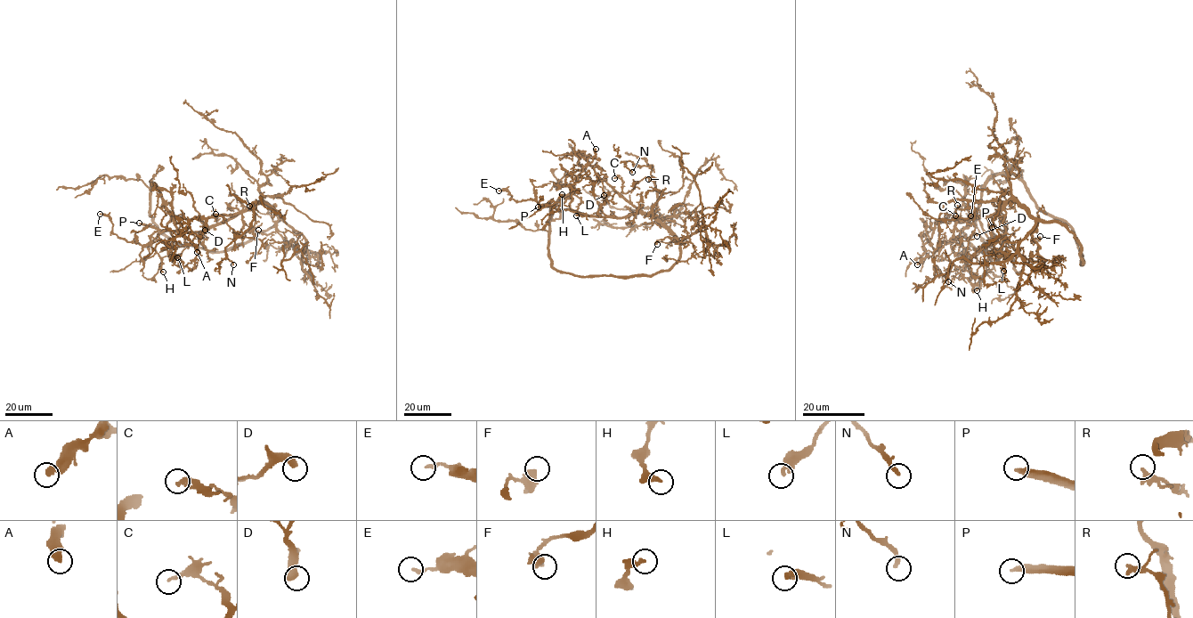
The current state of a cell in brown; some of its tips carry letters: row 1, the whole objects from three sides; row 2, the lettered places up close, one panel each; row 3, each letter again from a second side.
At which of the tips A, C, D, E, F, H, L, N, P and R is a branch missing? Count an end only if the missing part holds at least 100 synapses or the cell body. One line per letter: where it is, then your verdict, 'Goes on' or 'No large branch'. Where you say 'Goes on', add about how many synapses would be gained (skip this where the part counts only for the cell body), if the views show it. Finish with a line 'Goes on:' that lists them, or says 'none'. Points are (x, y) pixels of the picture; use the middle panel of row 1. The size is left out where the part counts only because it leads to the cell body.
A: Place: (596, 149). No large branch
C: Place: (614, 178). No large branch
D: Place: (604, 195). No large branch
E: Place: (499, 191). No large branch
F: Place: (657, 244). No large branch
H: Place: (562, 194). No large branch
L: Place: (576, 215). No large branch
N: Place: (632, 172). No large branch
P: Place: (538, 207). Goes on. Roughly 130 synapses
R: Place: (648, 179). No large branch
Goes on: P

